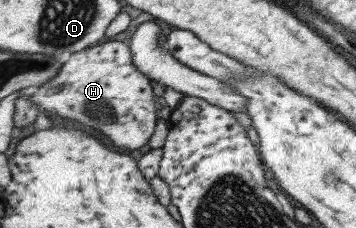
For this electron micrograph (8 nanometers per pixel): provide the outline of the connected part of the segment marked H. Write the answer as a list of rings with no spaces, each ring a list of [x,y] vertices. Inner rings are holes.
[[[105,40],[97,45],[70,53],[68,60],[62,63],[56,76],[52,76],[42,86],[29,91],[29,100],[37,104],[42,111],[54,112],[62,119],[72,120],[90,128],[98,130],[104,135],[104,142],[129,150],[136,150],[147,144],[152,136],[158,118],[159,104],[153,98],[152,88],[146,76],[142,76],[134,64],[126,41]]]

